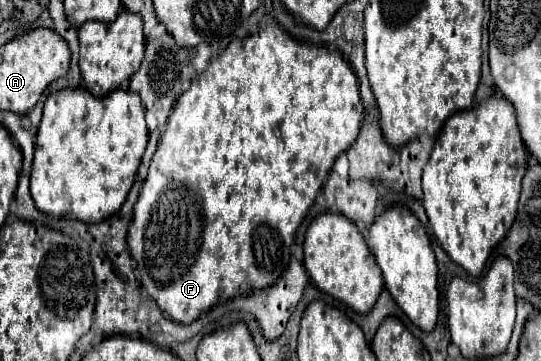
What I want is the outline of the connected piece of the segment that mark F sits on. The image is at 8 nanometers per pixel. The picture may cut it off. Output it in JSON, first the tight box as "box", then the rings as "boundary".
{"box":[128,21,362,323],"boundary":[[[274,21],[266,23],[256,35],[246,37],[242,49],[240,39],[234,39],[222,55],[212,59],[206,71],[192,81],[190,89],[184,91],[174,105],[166,131],[160,137],[156,155],[152,157],[148,177],[134,205],[134,223],[132,229],[128,231],[128,247],[136,261],[138,281],[146,291],[146,295],[156,301],[160,311],[170,315],[170,319],[174,319],[176,323],[192,323],[218,301],[226,301],[236,295],[248,295],[252,291],[258,291],[260,287],[276,283],[284,267],[288,267],[290,247],[298,225],[302,223],[304,215],[314,203],[328,171],[332,169],[334,159],[356,141],[360,121],[362,121],[362,103],[360,103],[358,79],[352,65],[340,55],[340,51],[330,51],[322,45],[296,41]]]}

